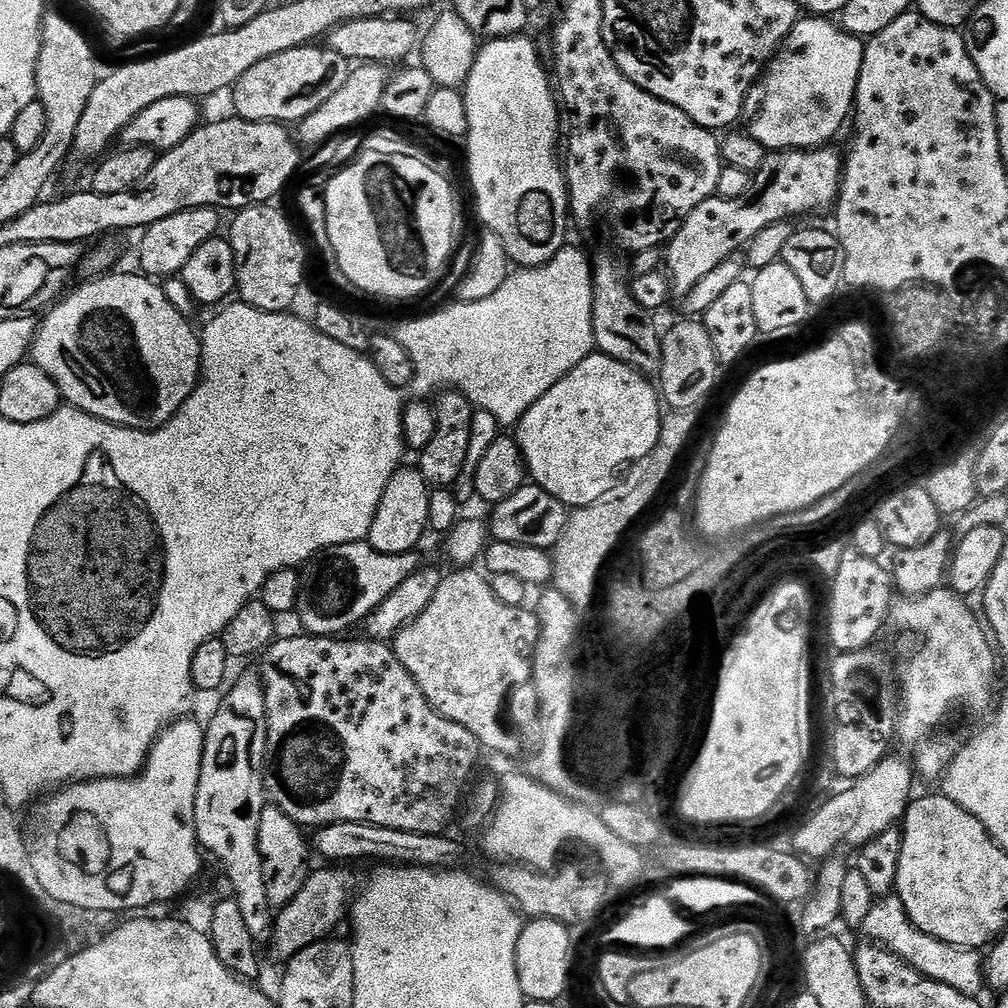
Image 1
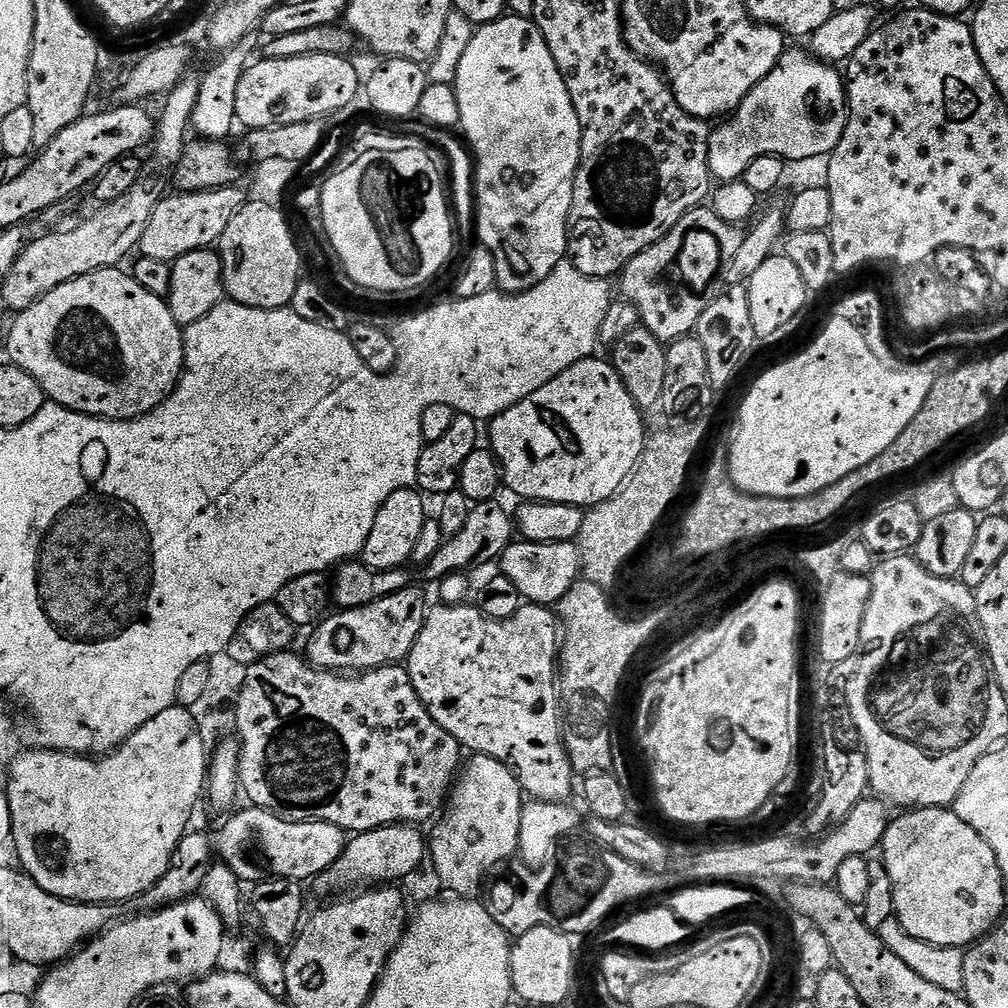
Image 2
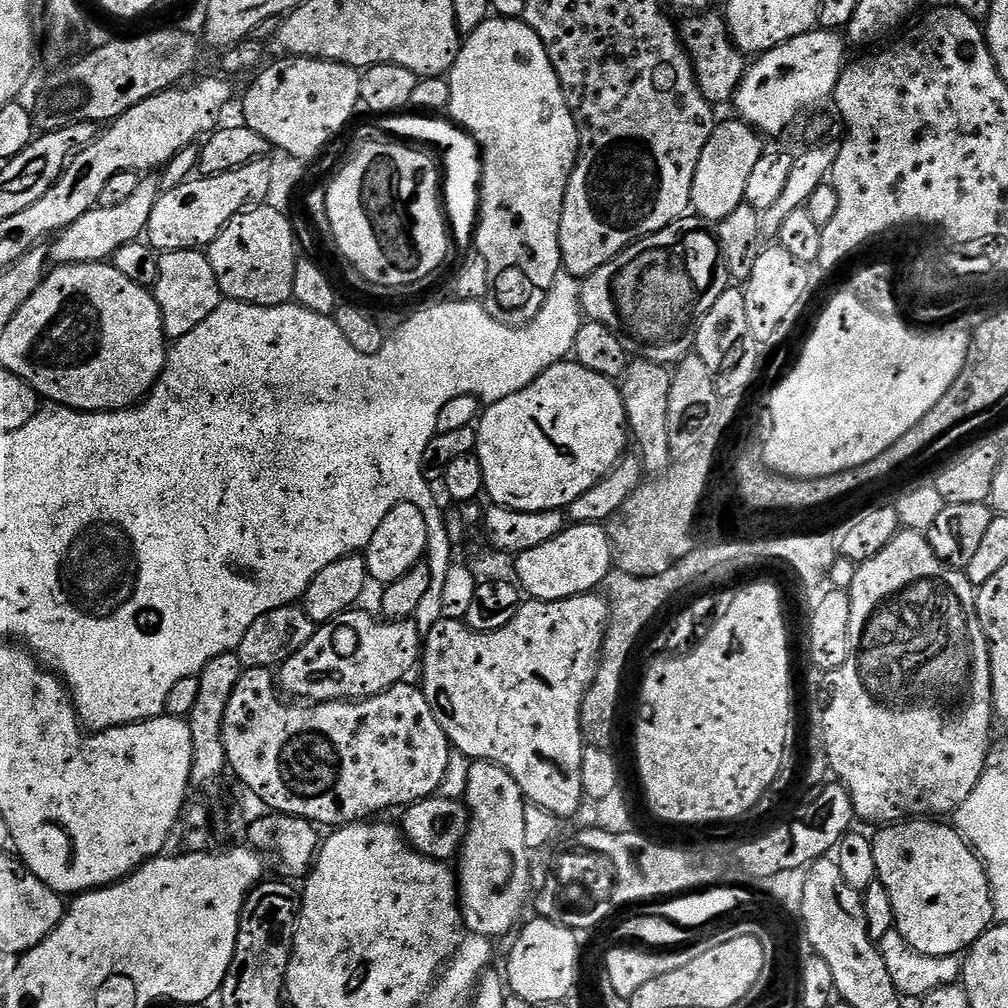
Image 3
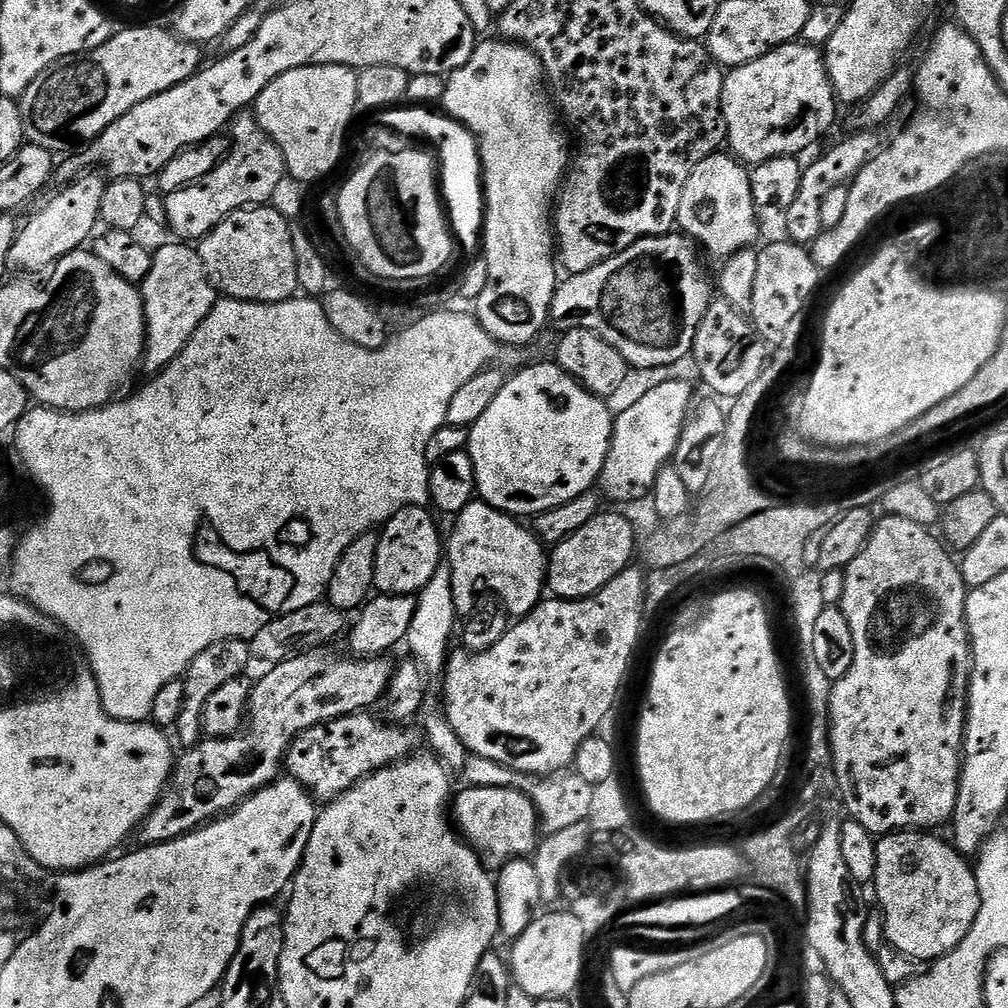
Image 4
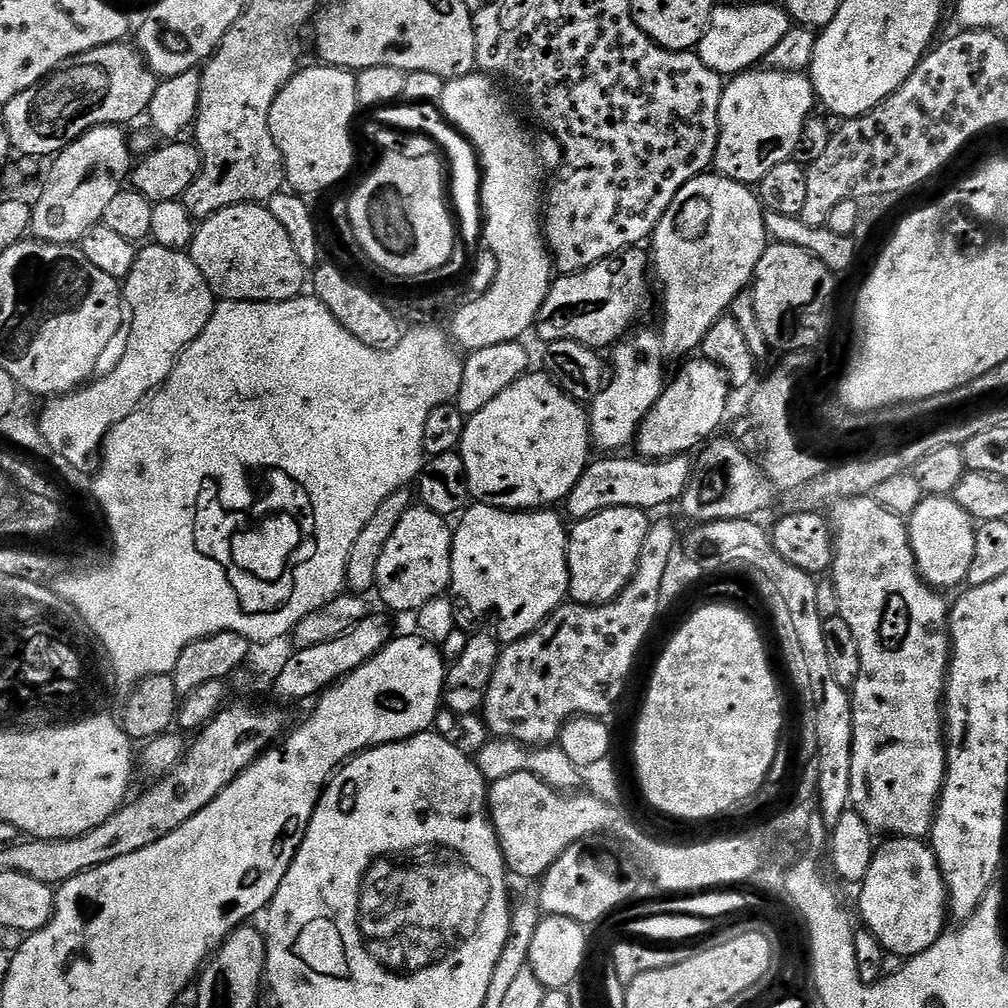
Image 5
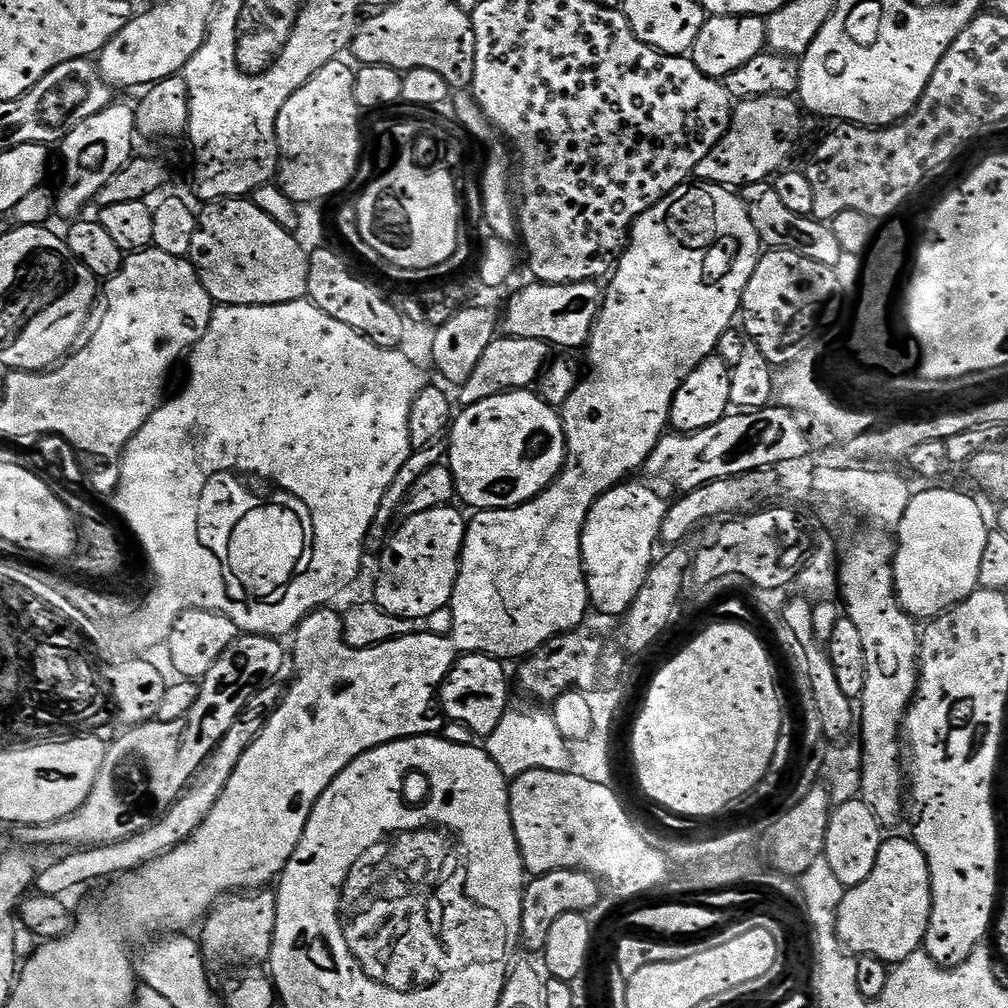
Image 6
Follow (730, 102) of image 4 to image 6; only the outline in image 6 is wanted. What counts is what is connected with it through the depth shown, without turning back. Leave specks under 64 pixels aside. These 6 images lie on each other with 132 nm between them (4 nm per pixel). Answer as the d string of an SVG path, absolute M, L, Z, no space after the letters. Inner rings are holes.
M755 96L739 101L733 107L728 133L698 162L695 179L740 190L746 184L762 184L775 177L787 165L784 163L800 136L800 112L801 105L790 96Z

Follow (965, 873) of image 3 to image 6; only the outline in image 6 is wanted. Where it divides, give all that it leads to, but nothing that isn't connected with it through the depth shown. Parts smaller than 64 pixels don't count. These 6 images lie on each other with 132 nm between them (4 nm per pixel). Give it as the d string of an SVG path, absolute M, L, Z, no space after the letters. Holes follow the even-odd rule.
M896 836L893 840L885 839L881 843L878 858L874 858L874 870L870 870L866 882L858 882L845 891L836 911L836 937L840 939L840 943L853 954L873 956L889 966L901 964L903 960L910 958L910 954L921 951L926 930L930 926L932 909L932 887L926 854L922 854L915 840L904 836Z

